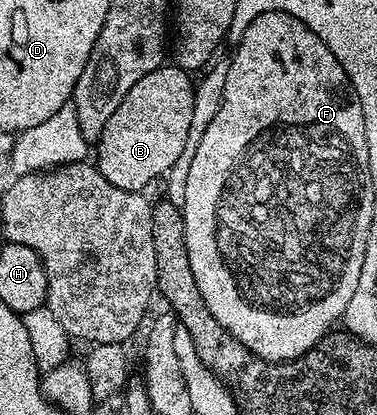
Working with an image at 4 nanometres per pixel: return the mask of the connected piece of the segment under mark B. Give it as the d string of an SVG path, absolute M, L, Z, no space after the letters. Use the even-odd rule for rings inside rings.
M165 64L154 72L142 76L142 79L138 80L138 83L134 84L123 97L122 103L118 104L113 116L110 116L110 120L103 126L102 136L96 142L98 148L96 167L110 184L122 188L123 191L142 192L150 182L168 174L188 140L188 132L192 124L196 94L195 83L191 78L193 77L189 71L175 64Z

